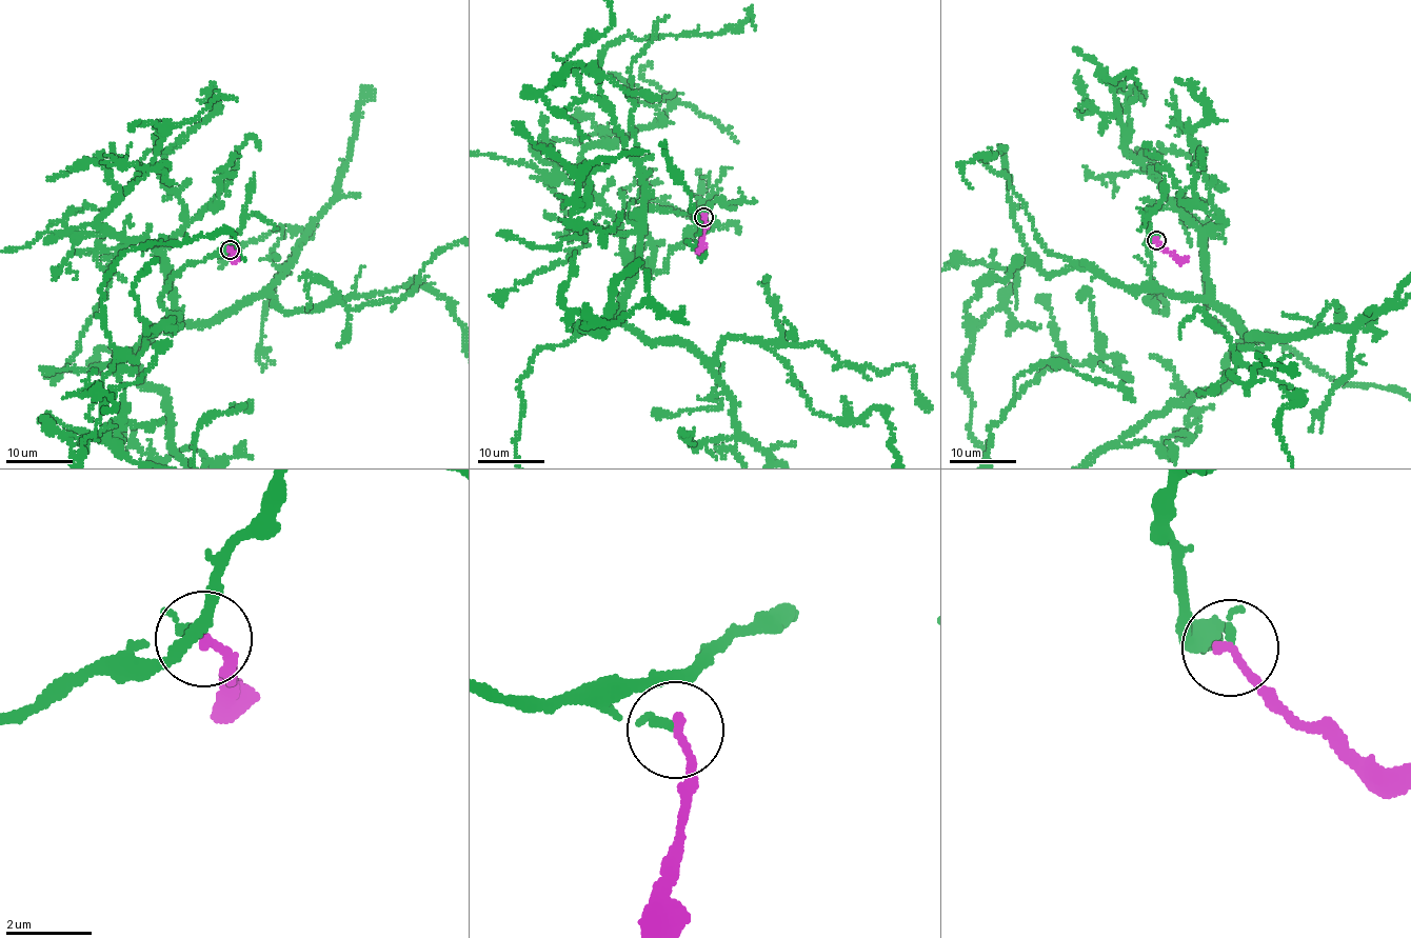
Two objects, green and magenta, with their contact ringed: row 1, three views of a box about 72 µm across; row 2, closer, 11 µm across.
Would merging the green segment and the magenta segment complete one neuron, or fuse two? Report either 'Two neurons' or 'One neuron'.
One neuron

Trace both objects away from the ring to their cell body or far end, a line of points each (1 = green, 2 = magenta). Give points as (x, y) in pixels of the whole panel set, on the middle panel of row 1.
1: (703, 218), (630, 218), (628, 294), (521, 378), (516, 465)
2: (703, 218), (704, 240), (697, 254)

